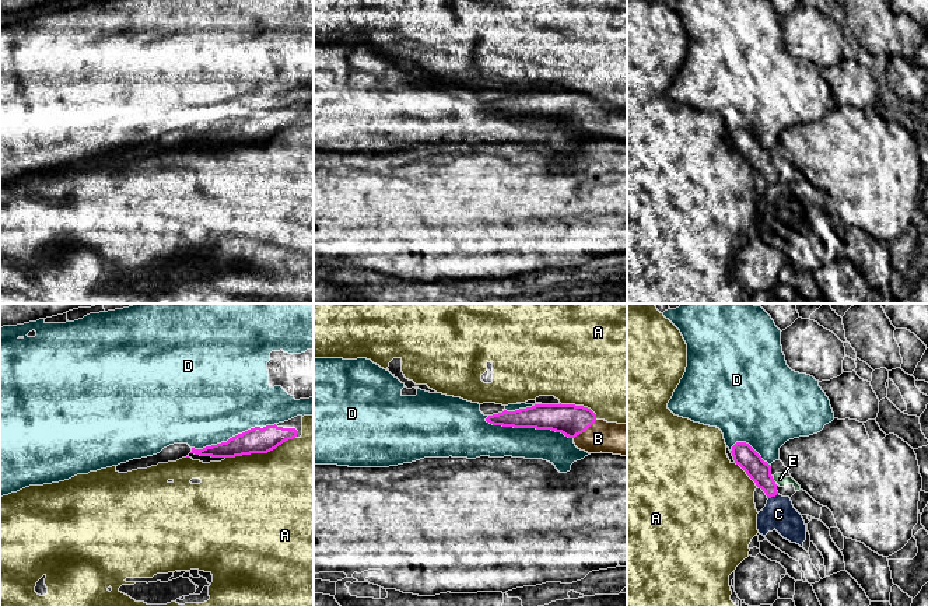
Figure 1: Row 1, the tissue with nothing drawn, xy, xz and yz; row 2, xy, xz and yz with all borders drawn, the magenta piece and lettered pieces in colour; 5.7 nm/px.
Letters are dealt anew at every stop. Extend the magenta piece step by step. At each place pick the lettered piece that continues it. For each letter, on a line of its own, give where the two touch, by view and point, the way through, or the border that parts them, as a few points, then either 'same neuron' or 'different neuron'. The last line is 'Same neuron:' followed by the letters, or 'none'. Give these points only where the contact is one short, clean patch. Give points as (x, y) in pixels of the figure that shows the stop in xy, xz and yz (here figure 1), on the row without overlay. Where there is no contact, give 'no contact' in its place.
A: contact xy (259, 139); different neuron
B: contact xz (585, 116); way xz (571, 107), (585, 116), (591, 122), (626, 126); same neuron
C: contact yz (773, 182); border yz (777, 179), (769, 185); different neuron
D: contact xz (529, 114); different neuron
E: contact yz (773, 167); way yz (743, 142), (773, 167), (780, 165); same neuron
Same neuron: B, E

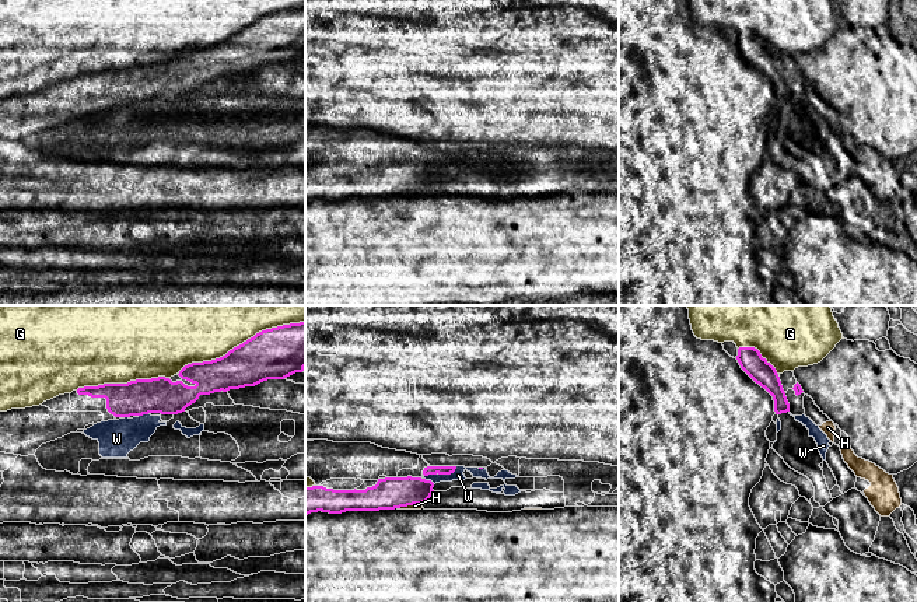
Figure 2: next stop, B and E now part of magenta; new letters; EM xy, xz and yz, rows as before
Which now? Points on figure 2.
G: contact xy (240, 31); different neuron
H: contact xz (409, 191); different neuron
W: contact xz (440, 160); border xz (457, 153), (450, 160), (429, 160), (424, 165); different neuron
Same neuron: none

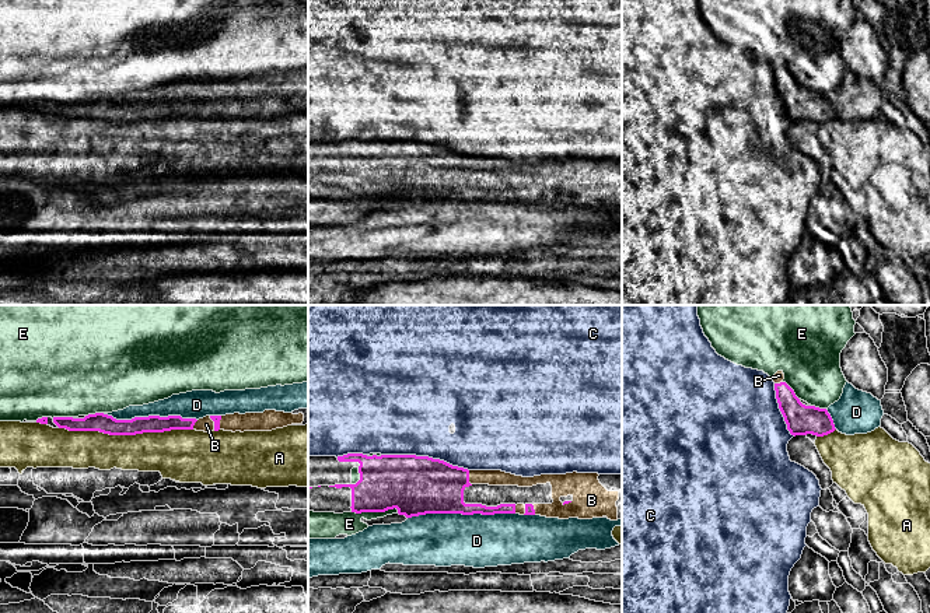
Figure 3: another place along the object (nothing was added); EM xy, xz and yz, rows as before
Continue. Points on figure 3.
A: contact xy (126, 121); different neuron
B: contact xz (468, 164); same neuron
C: contact xz (425, 143); different neuron
D: contact xz (461, 199); different neuron
E: contact xz (374, 198); different neuron
Same neuron: B

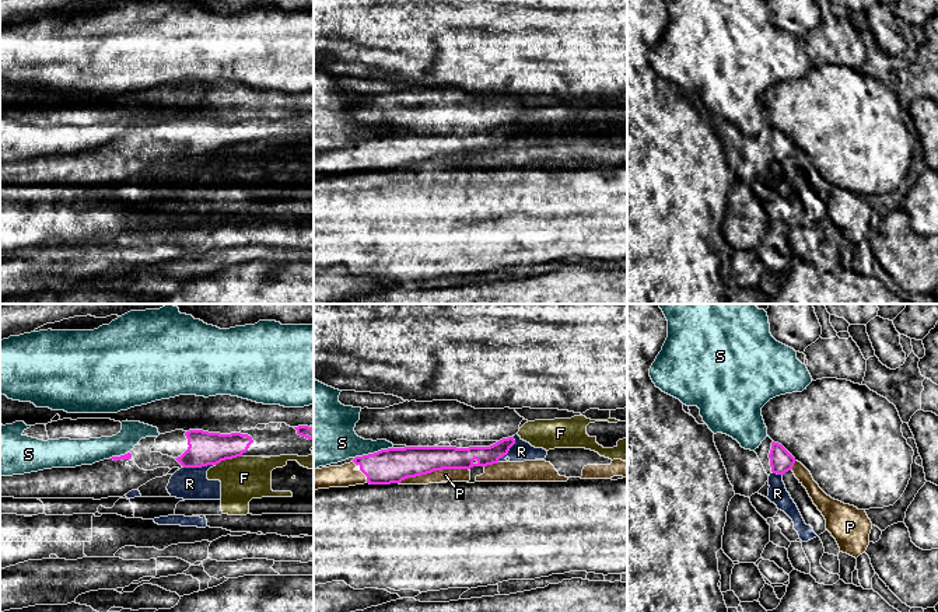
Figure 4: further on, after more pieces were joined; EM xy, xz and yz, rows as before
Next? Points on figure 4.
F: contact xy (228, 144); border xy (241, 142), (221, 146), (216, 151); different neuron
P: contact xz (433, 157); different neuron
R: contact xy (199, 153); different neuron
S: contact xz (374, 139); different neuron
Same neuron: none

